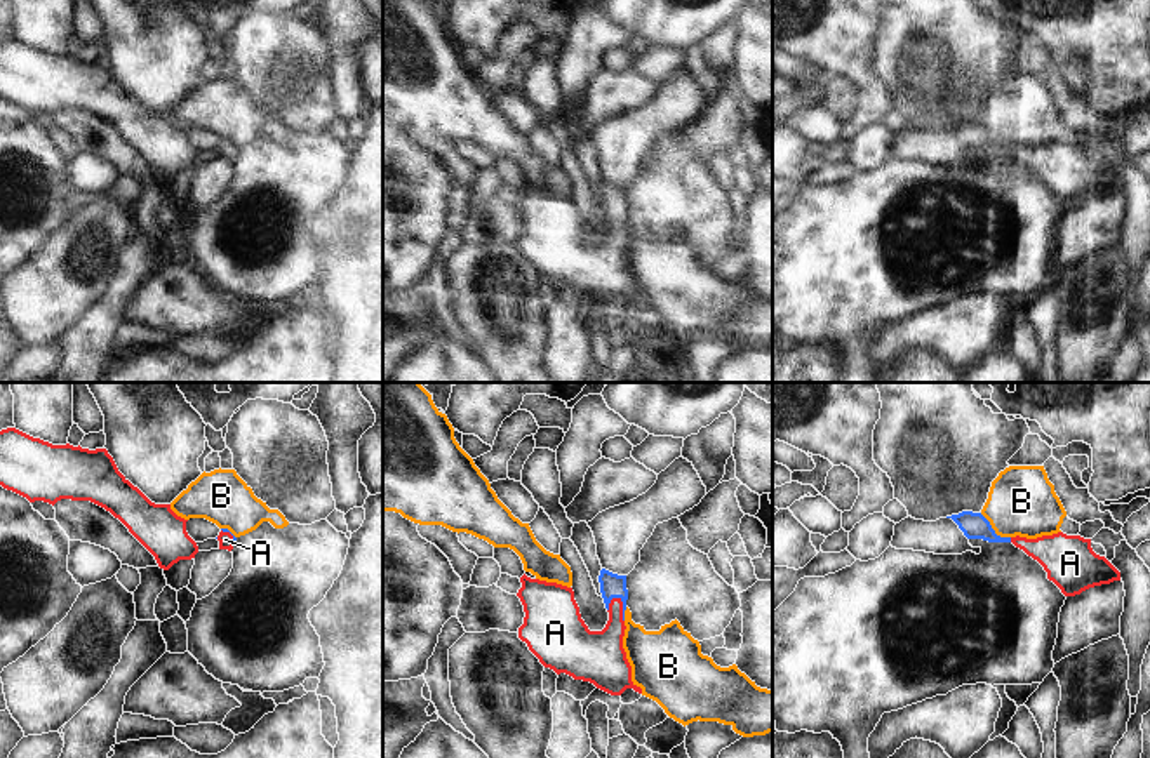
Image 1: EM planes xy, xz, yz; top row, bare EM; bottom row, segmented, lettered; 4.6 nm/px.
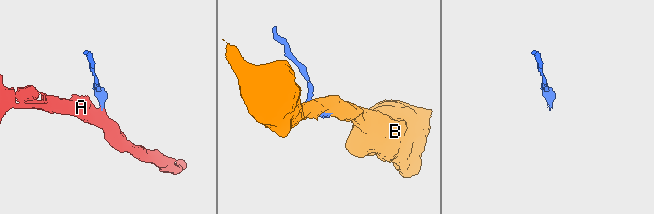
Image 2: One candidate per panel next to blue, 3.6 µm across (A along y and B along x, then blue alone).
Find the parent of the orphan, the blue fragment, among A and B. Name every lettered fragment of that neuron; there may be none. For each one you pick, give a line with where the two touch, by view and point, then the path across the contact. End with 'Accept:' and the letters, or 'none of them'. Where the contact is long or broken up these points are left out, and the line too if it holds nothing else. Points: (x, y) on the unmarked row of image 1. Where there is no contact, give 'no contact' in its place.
A: xz (623, 218) | across xz (611, 195), (623, 218), (597, 265)
Accept: A

